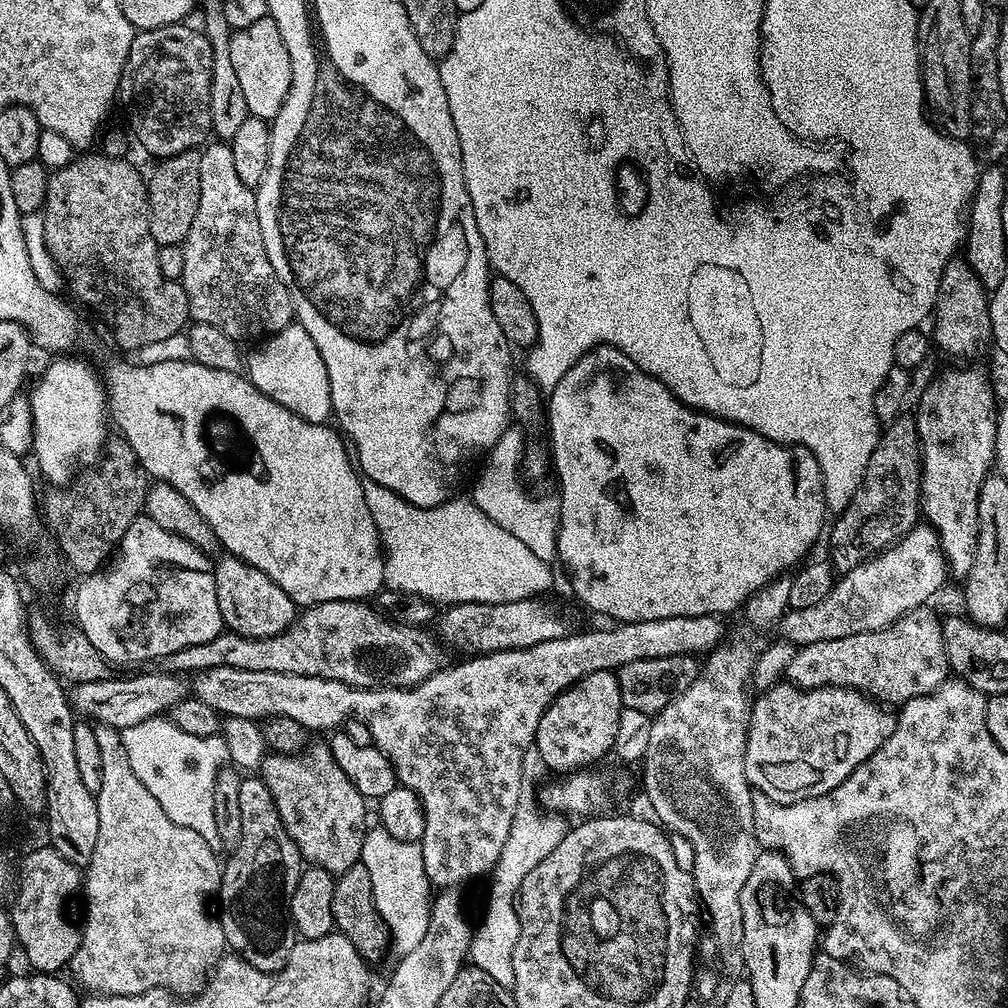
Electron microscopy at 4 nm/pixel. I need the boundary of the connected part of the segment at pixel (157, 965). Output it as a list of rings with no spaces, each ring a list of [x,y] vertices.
[[[96,724],[94,727],[94,738],[98,742],[98,754],[102,754],[102,786],[98,786],[95,792],[98,802],[98,842],[94,845],[94,858],[86,865],[86,871],[82,876],[82,897],[84,896],[84,924],[80,933],[80,945],[76,956],[70,965],[71,971],[76,971],[76,976],[89,989],[92,994],[103,994],[105,996],[137,996],[143,992],[149,992],[151,988],[163,988],[181,998],[192,998],[203,992],[205,984],[210,979],[210,973],[219,964],[221,956],[225,955],[226,945],[224,942],[224,931],[219,919],[208,913],[208,899],[215,897],[220,891],[220,874],[222,871],[222,860],[217,849],[212,848],[194,830],[186,826],[178,826],[166,814],[164,805],[158,802],[154,794],[142,782],[138,782],[138,774],[128,765],[126,758],[126,746],[121,729],[111,728],[105,724]]]

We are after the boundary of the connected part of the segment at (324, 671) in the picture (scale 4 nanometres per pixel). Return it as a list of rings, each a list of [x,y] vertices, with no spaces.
[[[335,600],[314,604],[305,607],[287,630],[270,638],[250,638],[224,630],[210,642],[191,644],[189,648],[159,657],[155,661],[154,668],[157,672],[195,674],[204,672],[207,668],[226,666],[238,670],[262,670],[263,672],[317,676],[349,684],[351,688],[412,688],[430,679],[442,664],[440,652],[436,649],[435,638],[430,633],[423,632],[423,627],[413,626],[411,623],[392,624],[376,613],[370,605],[371,603],[362,600]]]

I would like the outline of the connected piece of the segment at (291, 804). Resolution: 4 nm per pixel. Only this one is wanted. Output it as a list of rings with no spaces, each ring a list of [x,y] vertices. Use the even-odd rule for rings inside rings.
[[[327,743],[307,745],[306,750],[295,754],[268,754],[258,772],[266,782],[270,794],[274,796],[274,806],[290,834],[290,838],[298,846],[301,857],[311,867],[321,868],[333,874],[350,870],[350,866],[360,863],[362,846],[364,845],[364,804],[366,797],[346,778],[342,766],[334,762],[334,754]]]

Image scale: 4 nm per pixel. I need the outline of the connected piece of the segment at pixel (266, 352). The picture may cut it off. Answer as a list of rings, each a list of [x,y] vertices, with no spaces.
[[[293,322],[261,344],[264,345],[246,360],[246,375],[251,384],[306,422],[328,424],[332,416],[330,378],[326,362],[322,362],[322,354],[318,354],[318,346],[314,346],[314,338],[306,334],[299,322]]]

